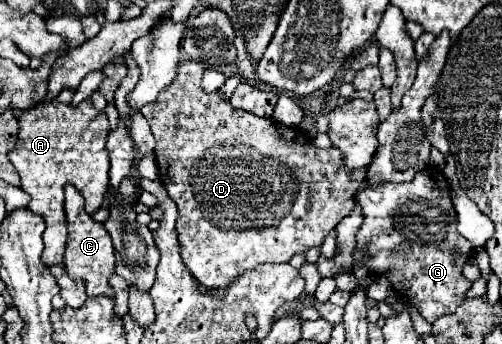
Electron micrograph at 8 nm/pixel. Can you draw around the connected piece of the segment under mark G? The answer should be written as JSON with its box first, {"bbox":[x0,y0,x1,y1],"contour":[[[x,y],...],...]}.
{"bbox":[354,166,472,324],"contour":[[[428,166],[420,170],[412,182],[362,186],[356,200],[362,206],[364,224],[356,234],[354,264],[360,252],[368,248],[368,270],[388,278],[394,290],[402,292],[430,324],[438,316],[454,312],[472,286],[472,282],[462,276],[462,266],[470,260],[468,252],[472,254],[472,244],[456,230],[450,186],[440,168]]]}

